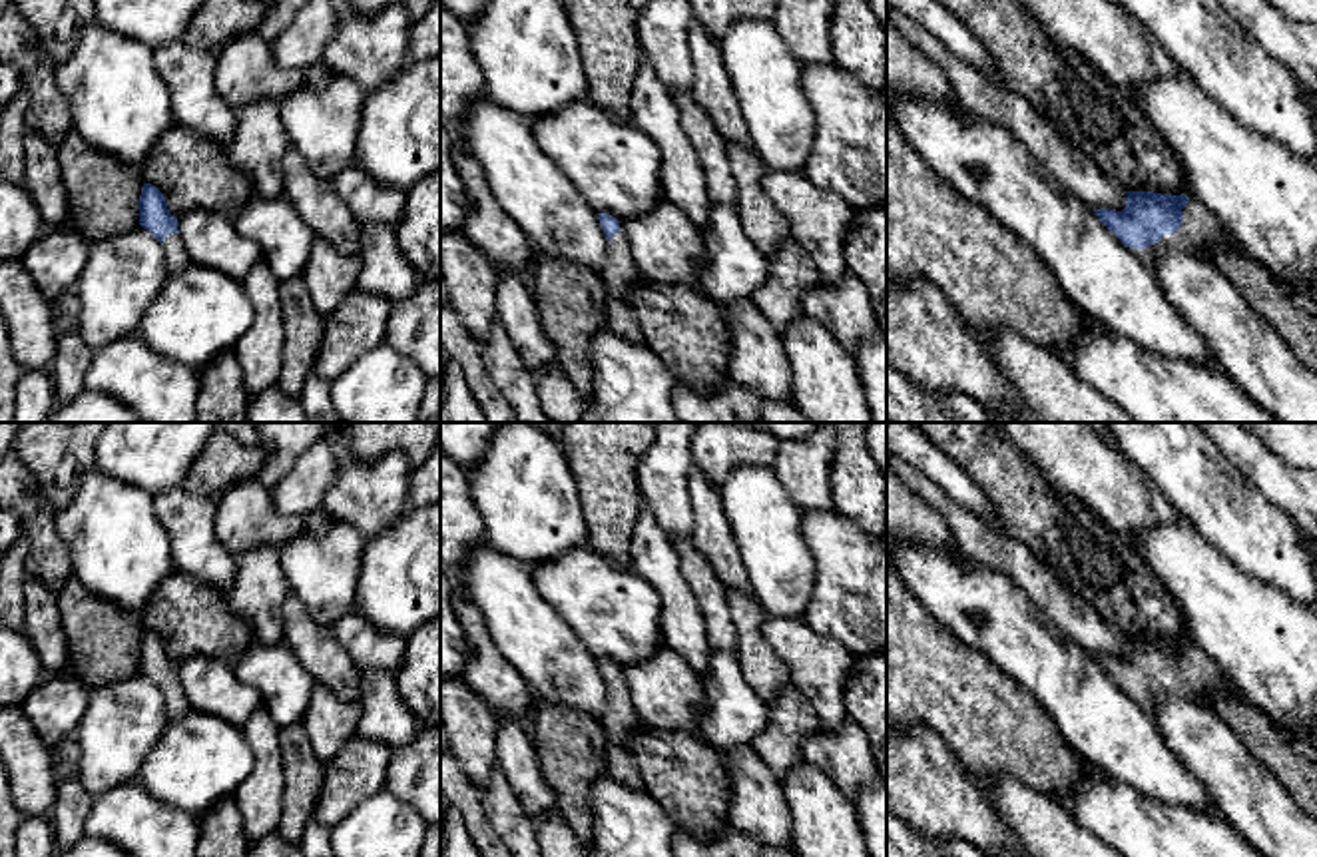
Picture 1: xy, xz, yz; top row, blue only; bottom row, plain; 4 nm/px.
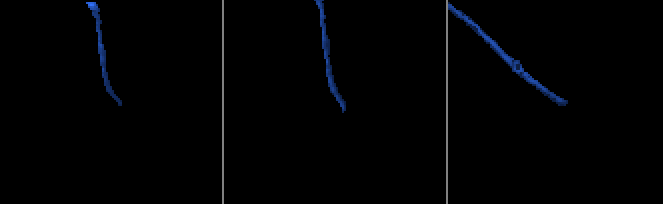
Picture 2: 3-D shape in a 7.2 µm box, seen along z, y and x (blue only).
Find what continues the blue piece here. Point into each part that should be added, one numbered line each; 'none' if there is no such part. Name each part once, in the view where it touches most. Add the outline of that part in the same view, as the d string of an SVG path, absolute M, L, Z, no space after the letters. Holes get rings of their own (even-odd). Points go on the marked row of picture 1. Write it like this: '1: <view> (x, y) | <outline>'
1: yz (1200, 234) | M1195 197L1185 203L1182 213L1184 221L1178 231L1164 235L1160 243L1146 247L1150 257L1158 247L1174 247L1185 255L1203 259L1209 259L1209 253L1217 249L1241 249L1231 231Z

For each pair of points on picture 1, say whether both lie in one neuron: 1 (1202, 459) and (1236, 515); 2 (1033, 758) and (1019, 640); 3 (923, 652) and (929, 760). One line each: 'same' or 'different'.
1: same
2: different
3: different

